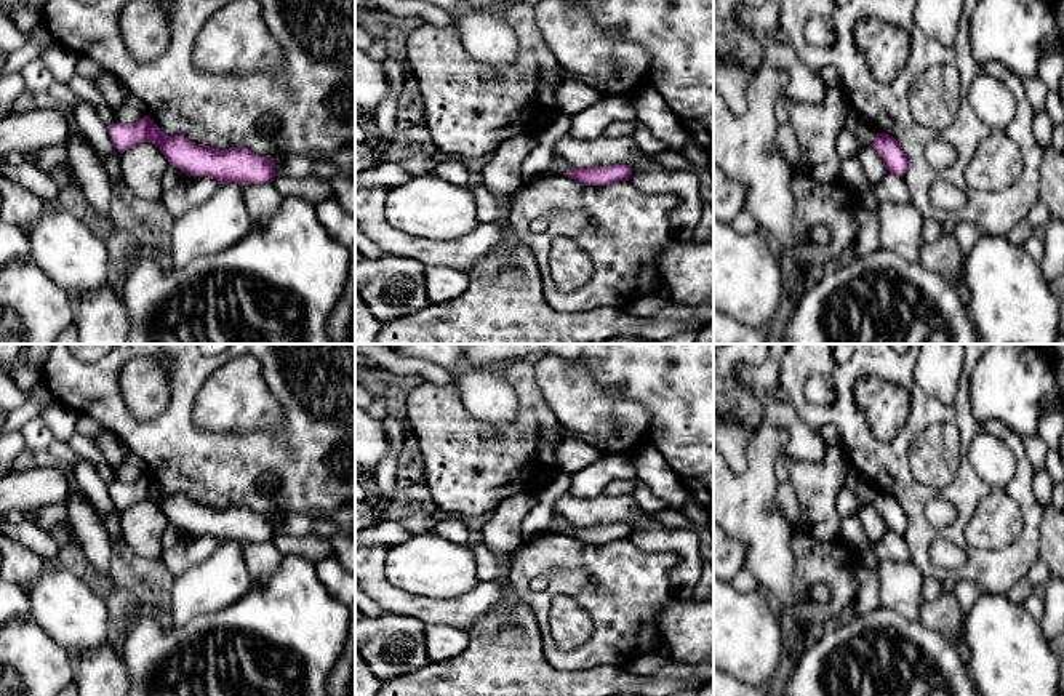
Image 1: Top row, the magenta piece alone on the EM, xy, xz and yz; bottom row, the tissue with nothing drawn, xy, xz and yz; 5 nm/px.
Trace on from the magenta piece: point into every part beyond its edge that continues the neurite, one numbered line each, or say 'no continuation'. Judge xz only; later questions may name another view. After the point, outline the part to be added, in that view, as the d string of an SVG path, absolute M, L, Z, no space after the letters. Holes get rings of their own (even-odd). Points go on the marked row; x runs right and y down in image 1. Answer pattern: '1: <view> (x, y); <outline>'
no continuation

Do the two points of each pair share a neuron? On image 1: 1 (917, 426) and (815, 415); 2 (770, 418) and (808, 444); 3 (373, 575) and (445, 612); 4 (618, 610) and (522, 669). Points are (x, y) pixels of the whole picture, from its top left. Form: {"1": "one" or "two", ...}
{"1": "one", "2": "one", "3": "one", "4": "two"}

